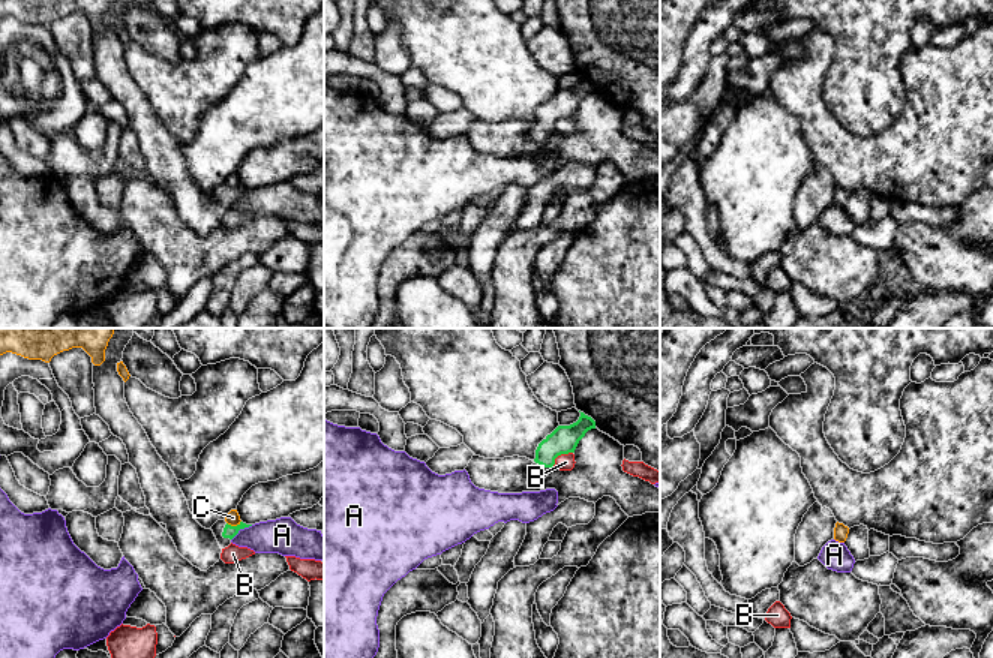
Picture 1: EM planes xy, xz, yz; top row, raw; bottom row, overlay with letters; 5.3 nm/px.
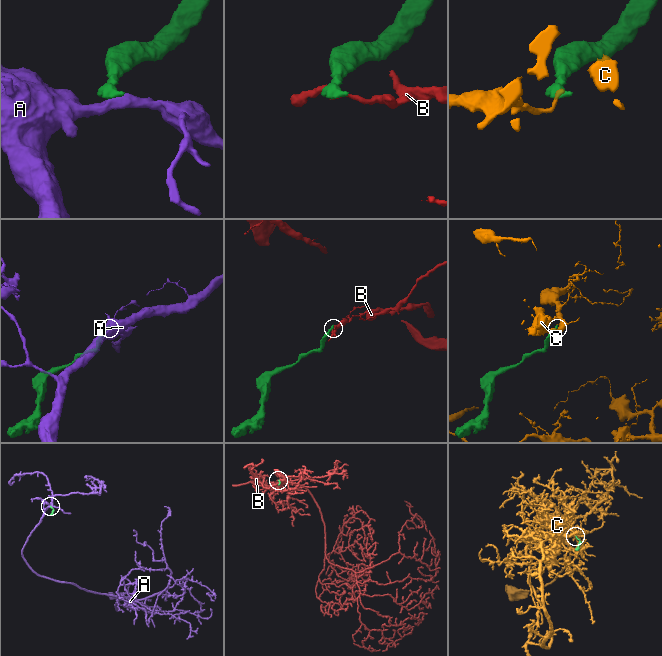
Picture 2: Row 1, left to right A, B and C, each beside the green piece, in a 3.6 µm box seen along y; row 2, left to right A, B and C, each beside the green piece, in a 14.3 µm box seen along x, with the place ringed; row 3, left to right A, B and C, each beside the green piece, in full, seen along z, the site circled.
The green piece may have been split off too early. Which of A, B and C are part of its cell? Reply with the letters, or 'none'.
none

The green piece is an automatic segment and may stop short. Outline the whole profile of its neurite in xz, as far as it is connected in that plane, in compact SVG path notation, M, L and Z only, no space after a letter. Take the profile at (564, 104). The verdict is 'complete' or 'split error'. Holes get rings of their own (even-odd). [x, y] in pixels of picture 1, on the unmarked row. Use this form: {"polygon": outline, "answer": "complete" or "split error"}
{"polygon": "M580 76L576 87L558 90L538 108L534 127L528 132L528 138L536 144L544 144L552 135L555 123L561 118L574 117L579 105L591 93L596 93L596 85L584 76Z", "answer": "split error"}

